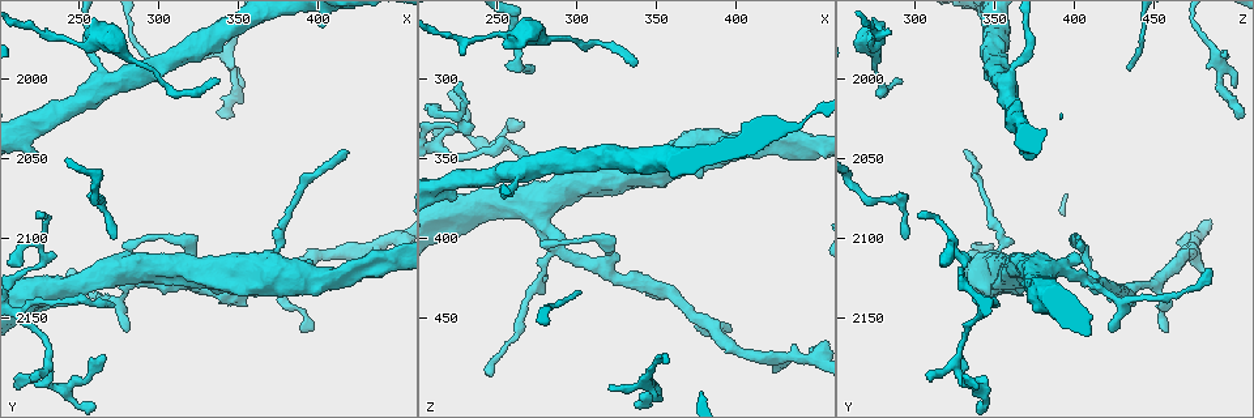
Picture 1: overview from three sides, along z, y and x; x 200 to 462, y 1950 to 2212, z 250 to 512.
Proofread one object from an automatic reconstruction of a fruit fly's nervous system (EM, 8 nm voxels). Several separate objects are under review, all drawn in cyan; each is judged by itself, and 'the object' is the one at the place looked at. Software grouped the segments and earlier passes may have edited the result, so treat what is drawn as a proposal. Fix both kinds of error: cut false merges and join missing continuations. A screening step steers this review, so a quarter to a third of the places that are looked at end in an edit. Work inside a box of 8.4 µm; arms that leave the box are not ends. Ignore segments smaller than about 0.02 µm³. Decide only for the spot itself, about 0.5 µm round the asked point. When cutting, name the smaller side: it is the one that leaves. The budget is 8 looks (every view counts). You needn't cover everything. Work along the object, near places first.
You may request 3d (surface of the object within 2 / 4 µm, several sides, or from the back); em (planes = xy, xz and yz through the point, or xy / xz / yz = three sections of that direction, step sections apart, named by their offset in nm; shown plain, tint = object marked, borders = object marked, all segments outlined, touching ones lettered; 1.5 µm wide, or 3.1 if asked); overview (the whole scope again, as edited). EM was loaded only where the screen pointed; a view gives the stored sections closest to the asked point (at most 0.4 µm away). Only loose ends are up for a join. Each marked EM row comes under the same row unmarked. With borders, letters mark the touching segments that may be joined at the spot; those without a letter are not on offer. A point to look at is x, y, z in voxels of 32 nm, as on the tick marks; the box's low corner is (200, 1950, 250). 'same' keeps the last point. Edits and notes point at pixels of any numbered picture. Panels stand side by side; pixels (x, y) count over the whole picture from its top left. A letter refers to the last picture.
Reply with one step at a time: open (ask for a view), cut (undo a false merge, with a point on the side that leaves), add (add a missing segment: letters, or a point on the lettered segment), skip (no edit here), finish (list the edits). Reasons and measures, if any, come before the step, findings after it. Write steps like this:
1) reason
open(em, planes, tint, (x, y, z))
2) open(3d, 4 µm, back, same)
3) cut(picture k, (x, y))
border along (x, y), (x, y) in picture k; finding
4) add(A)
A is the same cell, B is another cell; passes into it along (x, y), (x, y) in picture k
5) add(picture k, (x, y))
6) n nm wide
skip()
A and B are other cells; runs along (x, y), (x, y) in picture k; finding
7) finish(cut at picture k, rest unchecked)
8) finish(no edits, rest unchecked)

calibre changes
open(3d, 4 µm, (286, 1988, 276))

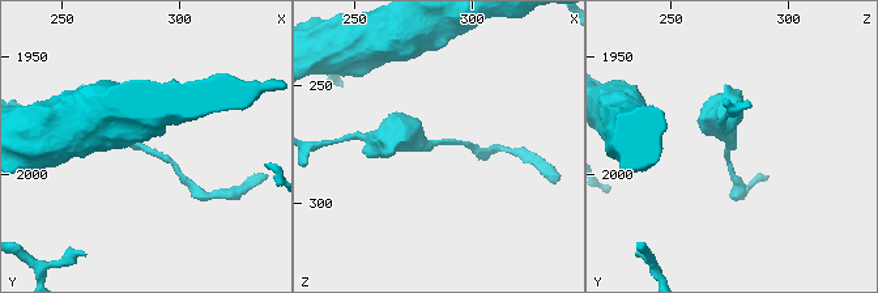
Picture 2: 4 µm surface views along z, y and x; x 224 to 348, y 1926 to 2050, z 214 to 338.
open(em, planes, borders, (287, 1989, 275))

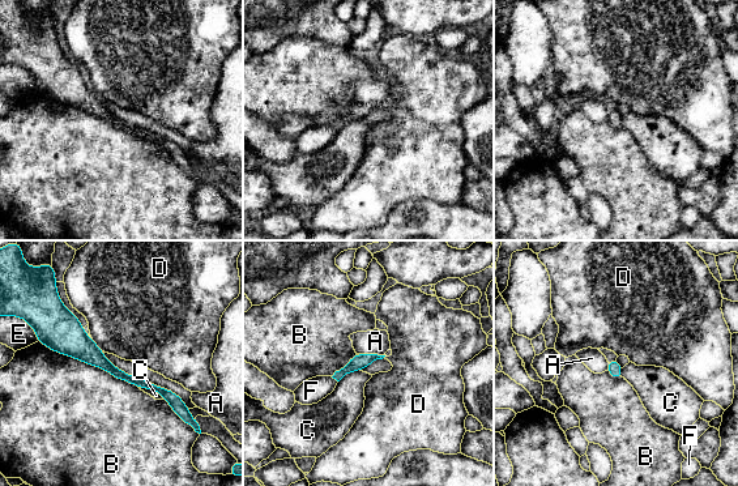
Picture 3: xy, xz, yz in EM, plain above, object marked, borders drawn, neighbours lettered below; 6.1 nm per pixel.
B touches over 700 nm
skip()
A, B, C, D, E and F are other cells; border along (139, 386), (157, 391), (165, 399) in picture 3; all the same neuron

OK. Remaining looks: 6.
thin end
open(em, planes, borders, (226, 2086, 302))

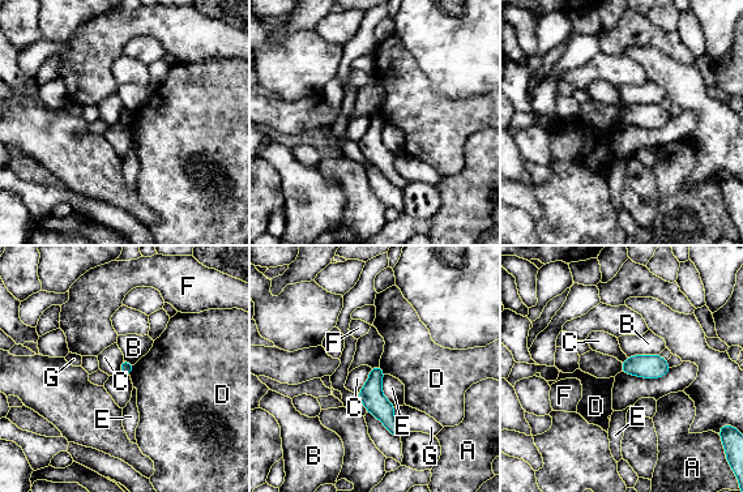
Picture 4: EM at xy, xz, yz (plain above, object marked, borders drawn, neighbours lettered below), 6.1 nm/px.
skip()
A, B, C, D, E, F and G are other cells; border along (371, 368), (367, 381), (357, 392) in picture 4; none of them fits

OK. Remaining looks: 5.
an open end
open(3d, 2 µm, (244, 2118, 486))

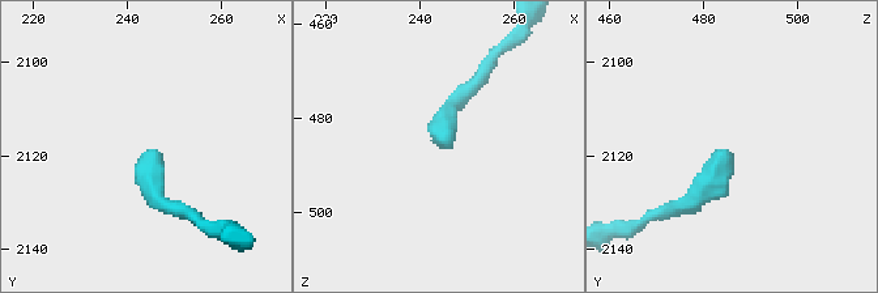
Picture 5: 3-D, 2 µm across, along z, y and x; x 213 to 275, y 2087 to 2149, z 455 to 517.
now the EM
open(em, yz, step 8, tint, (244, 2119, 485))

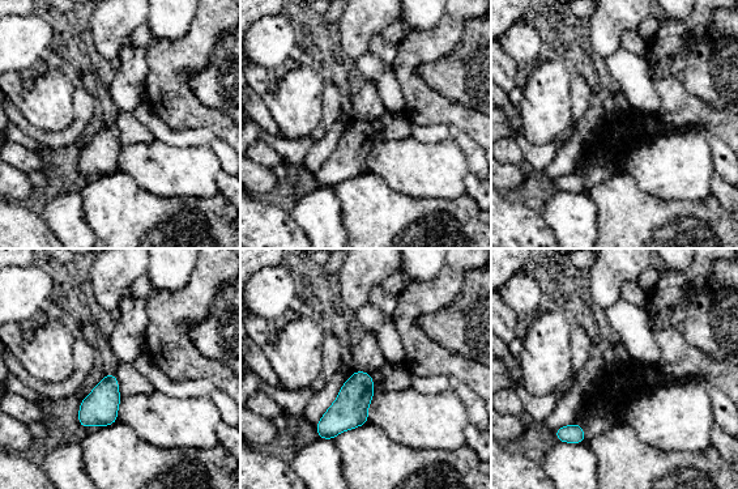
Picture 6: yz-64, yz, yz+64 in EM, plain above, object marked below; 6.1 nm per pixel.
open(em, planes, borders, same)

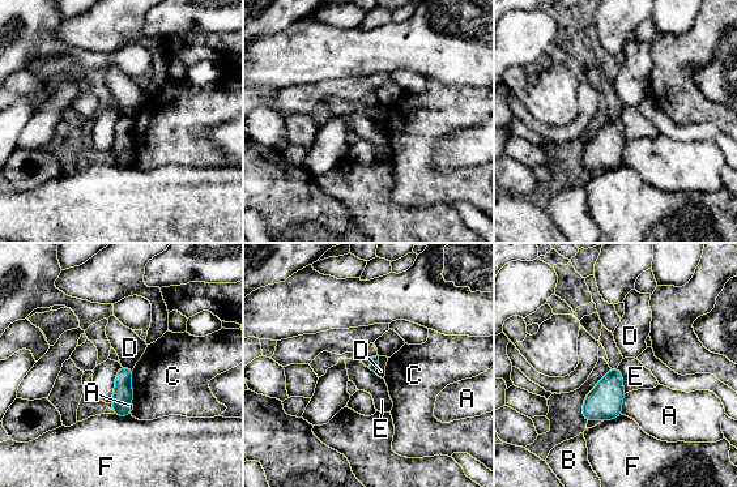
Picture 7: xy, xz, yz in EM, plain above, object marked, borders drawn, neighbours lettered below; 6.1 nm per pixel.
skip()
A, B, C, D, E and F are other cells; border along (120, 364), (114, 394), (109, 402) in picture 7; no lettered segment goes on from it

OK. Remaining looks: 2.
finish(no edits, rest unchecked)

